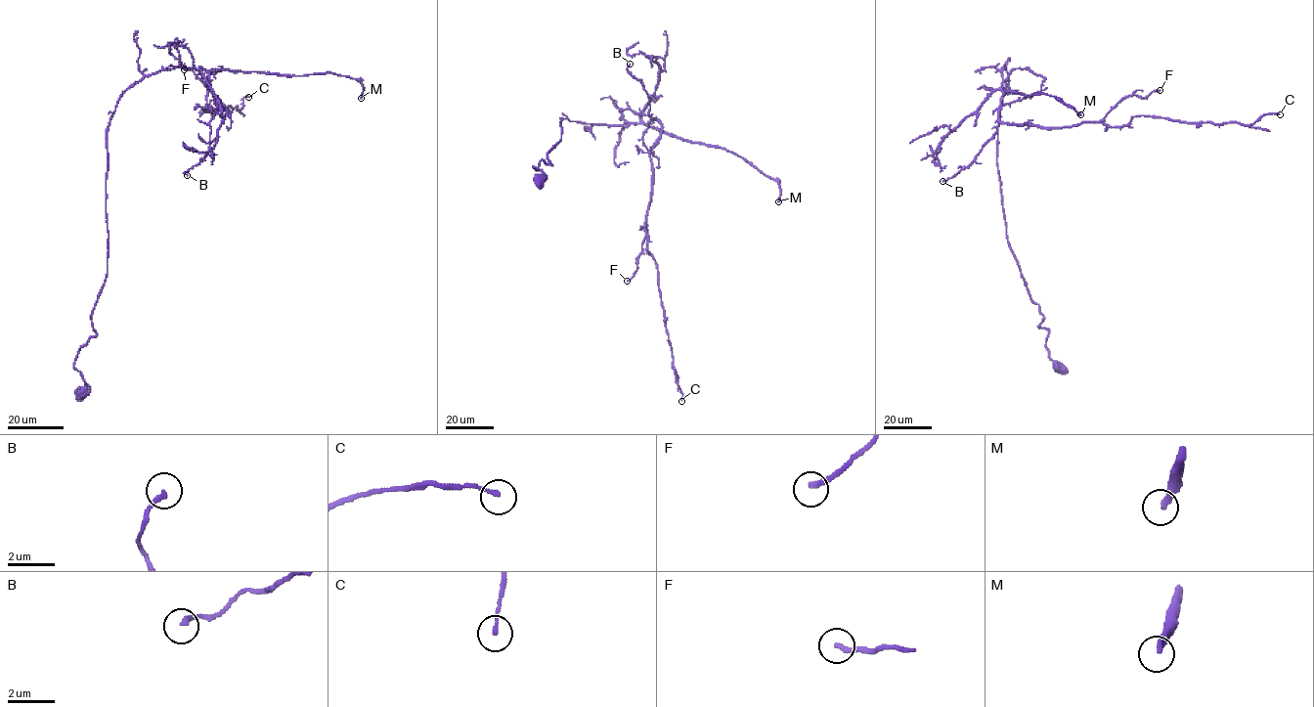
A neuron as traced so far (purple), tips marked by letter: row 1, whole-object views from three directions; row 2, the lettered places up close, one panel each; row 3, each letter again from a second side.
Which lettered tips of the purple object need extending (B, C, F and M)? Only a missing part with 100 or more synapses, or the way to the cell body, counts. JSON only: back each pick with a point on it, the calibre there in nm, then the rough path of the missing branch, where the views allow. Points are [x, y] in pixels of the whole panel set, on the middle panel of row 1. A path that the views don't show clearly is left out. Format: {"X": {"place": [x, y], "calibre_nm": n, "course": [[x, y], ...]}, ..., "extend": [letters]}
{"M": {"place": [778, 201], "calibre_nm": 320}, "extend": ["M"]}

